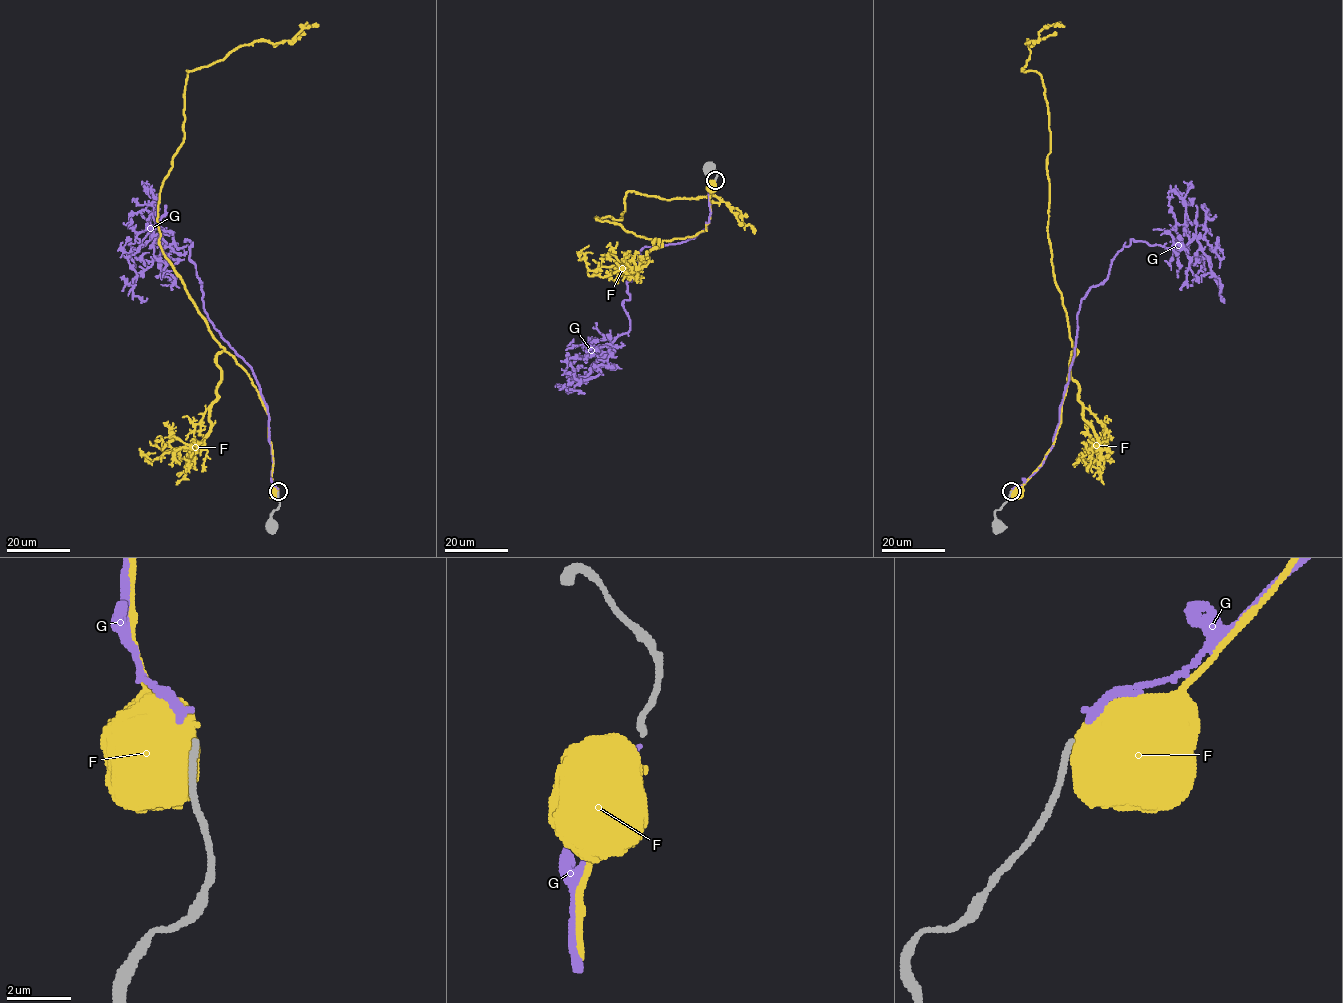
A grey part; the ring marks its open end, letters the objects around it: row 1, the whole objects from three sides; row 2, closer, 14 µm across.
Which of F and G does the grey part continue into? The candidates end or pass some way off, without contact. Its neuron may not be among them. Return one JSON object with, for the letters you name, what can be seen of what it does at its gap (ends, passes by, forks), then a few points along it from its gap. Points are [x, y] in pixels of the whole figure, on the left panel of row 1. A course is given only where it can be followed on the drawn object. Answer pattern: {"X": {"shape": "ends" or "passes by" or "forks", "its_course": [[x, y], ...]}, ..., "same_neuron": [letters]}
{"same_neuron": []}

